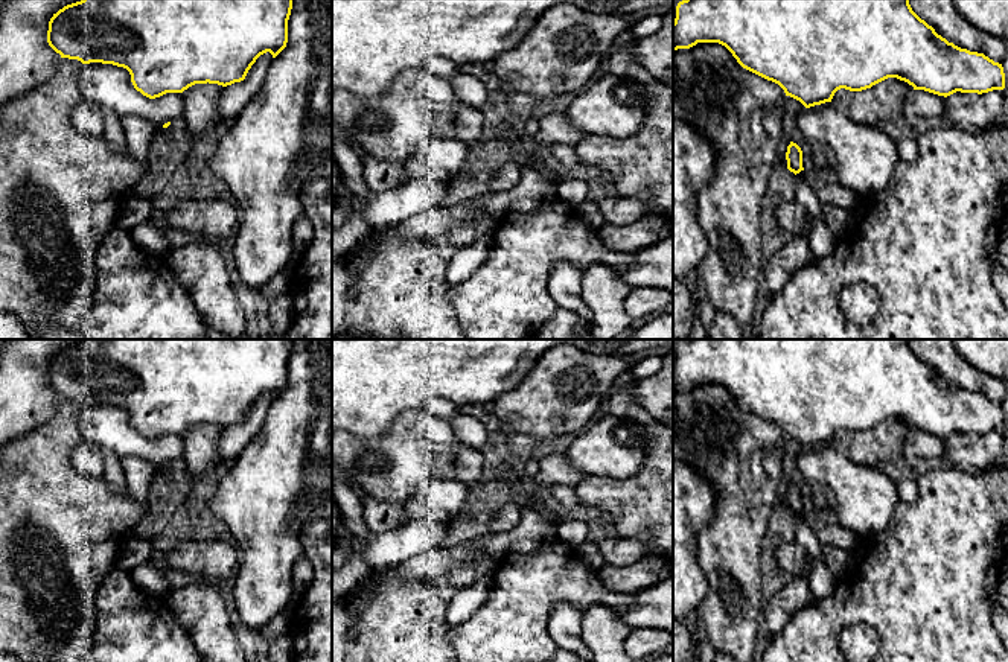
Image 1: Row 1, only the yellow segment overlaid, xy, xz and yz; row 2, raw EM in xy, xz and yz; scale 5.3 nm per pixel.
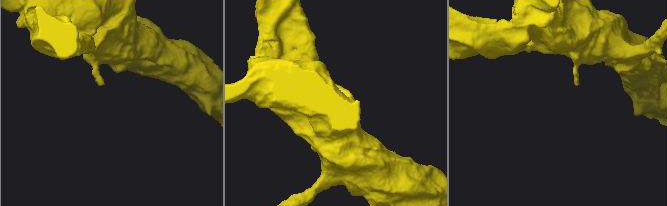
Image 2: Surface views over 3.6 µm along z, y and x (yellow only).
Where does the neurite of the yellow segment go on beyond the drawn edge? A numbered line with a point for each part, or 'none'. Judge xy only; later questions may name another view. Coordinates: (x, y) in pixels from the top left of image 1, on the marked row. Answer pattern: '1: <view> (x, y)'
none

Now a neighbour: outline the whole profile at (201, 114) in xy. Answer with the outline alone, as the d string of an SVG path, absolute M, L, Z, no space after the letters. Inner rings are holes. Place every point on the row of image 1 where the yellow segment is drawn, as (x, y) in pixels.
M207 82L195 84L181 93L184 99L184 131L192 142L204 140L212 132L224 132L228 126L218 111L222 88L222 85Z

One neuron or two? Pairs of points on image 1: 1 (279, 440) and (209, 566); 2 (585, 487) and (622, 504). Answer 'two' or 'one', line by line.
1: two
2: one

